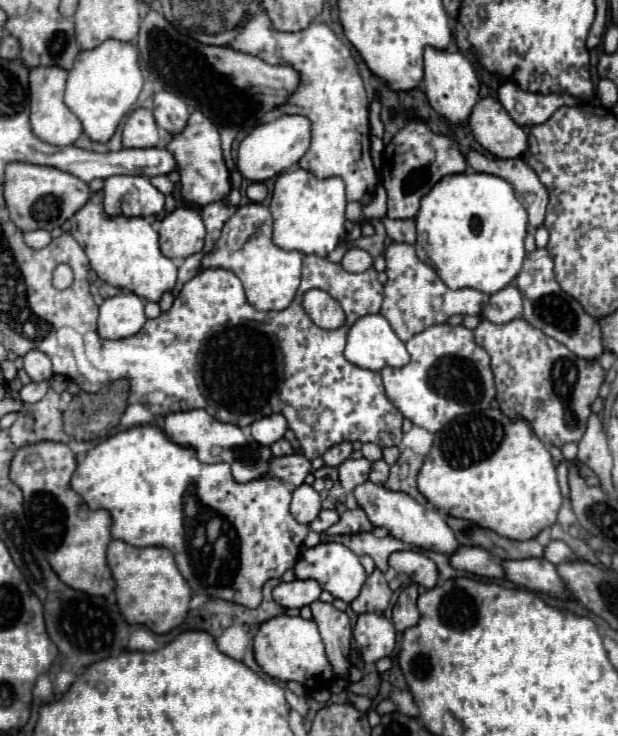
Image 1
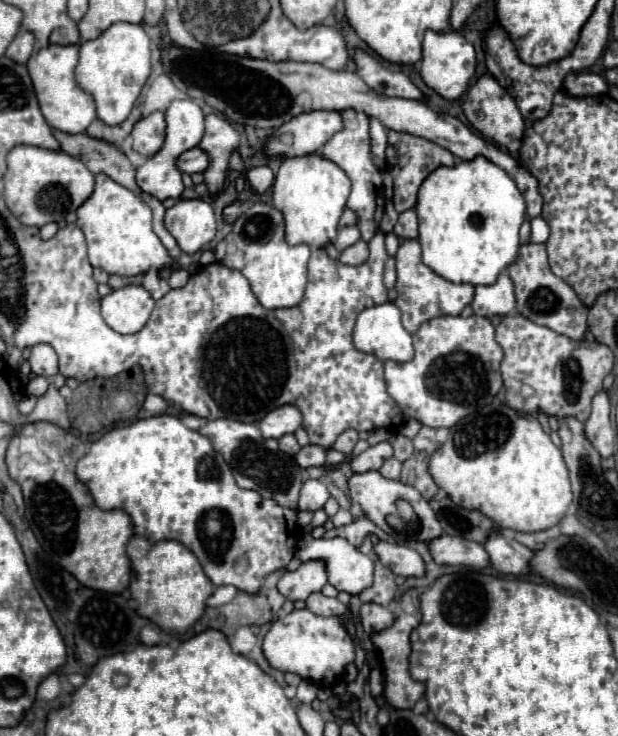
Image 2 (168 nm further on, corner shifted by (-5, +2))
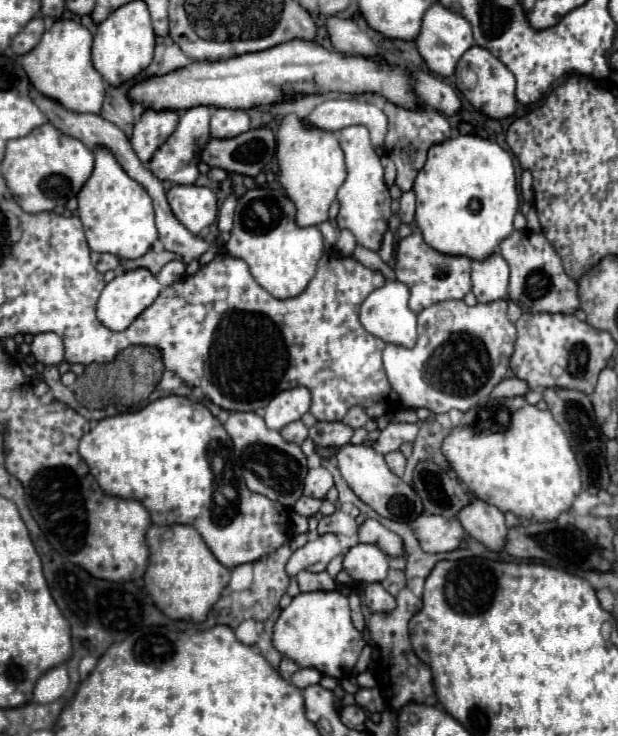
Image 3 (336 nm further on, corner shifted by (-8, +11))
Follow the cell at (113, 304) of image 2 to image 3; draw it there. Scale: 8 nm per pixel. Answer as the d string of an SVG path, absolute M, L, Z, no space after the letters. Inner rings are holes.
M136 268L136 270L124 272L124 274L116 276L114 280L110 280L110 282L104 286L104 290L102 290L100 298L98 298L96 316L98 316L98 320L100 320L106 328L110 328L110 330L126 330L126 328L132 324L132 320L134 320L140 312L144 312L144 310L158 298L160 290L162 290L162 286L160 286L160 282L156 280L156 276L154 276L150 270L146 270L146 268Z

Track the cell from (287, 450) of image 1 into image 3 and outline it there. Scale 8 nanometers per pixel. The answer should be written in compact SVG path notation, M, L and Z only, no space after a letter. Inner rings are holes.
M296 420L296 422L290 422L286 424L282 430L280 430L282 438L288 440L288 442L294 442L294 444L302 444L308 436L308 428L304 426L302 420Z

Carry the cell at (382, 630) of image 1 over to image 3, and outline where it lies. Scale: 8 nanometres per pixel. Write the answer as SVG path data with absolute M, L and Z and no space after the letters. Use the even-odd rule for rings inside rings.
M366 584L364 602L370 608L370 612L390 612L396 608L396 598L388 594L382 588L382 584Z

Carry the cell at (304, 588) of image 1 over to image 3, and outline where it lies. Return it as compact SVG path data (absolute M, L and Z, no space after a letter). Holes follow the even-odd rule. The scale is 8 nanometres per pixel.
M328 532L308 540L302 548L294 550L286 564L286 572L288 576L296 576L300 570L320 572L320 570L326 570L328 562L340 554L344 554L344 550L340 548L338 538Z

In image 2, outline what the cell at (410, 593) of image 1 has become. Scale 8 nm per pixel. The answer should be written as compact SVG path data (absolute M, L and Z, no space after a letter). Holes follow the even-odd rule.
M399 609L395 613L393 627L389 627L389 629L385 629L381 633L373 633L371 635L373 645L379 651L383 649L381 651L381 659L383 659L383 671L385 671L385 697L387 697L389 705L393 705L397 709L411 709L423 697L423 691L425 691L425 685L419 683L419 681L413 681L411 675L409 675L409 655L411 655L409 635L419 625L419 621L421 621L419 611L407 613L405 609Z

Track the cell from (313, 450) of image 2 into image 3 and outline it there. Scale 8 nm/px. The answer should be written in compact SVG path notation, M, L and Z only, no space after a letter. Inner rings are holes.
M316 422L310 428L310 438L314 440L316 446L324 446L324 448L338 448L350 442L354 434L354 428L346 428L346 424L342 422Z

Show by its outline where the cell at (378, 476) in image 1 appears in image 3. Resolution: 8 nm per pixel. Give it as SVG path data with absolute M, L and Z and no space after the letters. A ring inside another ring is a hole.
M388 452L386 454L386 464L396 476L402 476L404 474L404 466L406 466L406 458L400 452Z

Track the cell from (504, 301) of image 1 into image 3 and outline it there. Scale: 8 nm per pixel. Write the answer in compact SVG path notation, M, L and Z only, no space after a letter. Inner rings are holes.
M494 252L486 260L472 262L472 292L478 302L494 302L508 294L508 264Z

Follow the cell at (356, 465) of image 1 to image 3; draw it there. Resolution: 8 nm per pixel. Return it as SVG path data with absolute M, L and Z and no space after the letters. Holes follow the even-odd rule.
M390 422L382 432L380 438L374 442L374 450L380 454L388 454L400 448L400 444L404 442L412 442L418 434L418 426L416 424L408 424L408 422Z

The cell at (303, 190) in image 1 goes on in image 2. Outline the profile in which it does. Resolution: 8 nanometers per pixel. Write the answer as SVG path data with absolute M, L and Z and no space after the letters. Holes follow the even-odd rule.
M315 153L283 159L273 183L273 205L285 217L285 241L289 245L305 243L319 249L333 243L349 193L351 181L333 161Z

